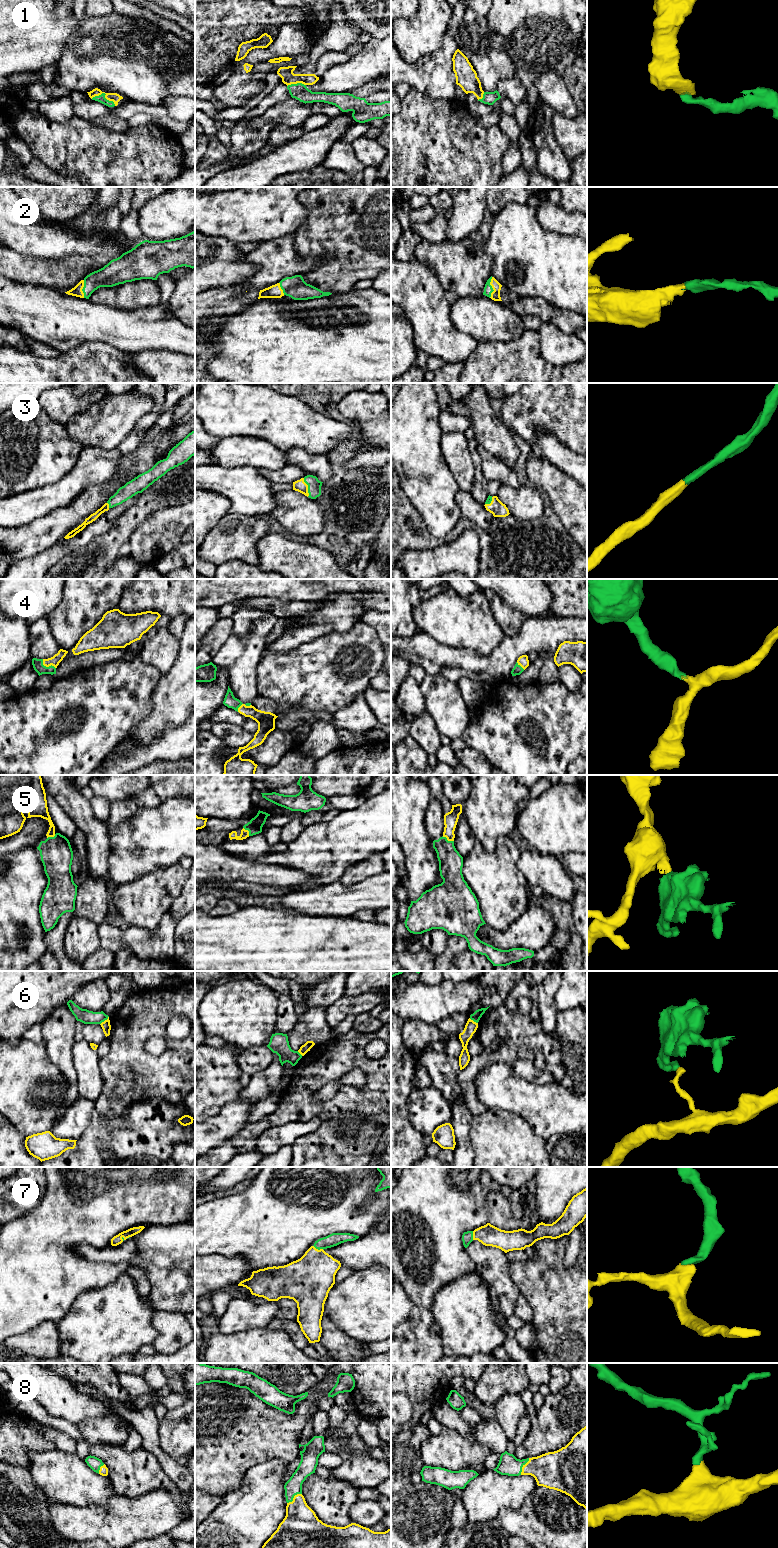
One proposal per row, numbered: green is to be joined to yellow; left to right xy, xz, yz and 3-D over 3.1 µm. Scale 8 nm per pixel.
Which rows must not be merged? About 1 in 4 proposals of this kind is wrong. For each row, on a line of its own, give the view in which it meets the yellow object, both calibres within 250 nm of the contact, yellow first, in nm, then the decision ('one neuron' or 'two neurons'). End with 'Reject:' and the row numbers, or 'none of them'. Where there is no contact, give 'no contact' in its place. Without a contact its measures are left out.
1: meets yellow in xy; 70 nm thick on the yellow side, 70 nm on the other; one neuron
2: meets yellow in yz; 80 nm thick on the yellow side, 70 nm on the other; one neuron
3: meets yellow in xz; 90 nm thick on the yellow side, 110 nm on the other; one neuron
4: meets yellow in xy; 80 nm thick on the yellow side, 90 nm on the other; one neuron
5: meets yellow in yz; 110 nm thick on the yellow side, 190 nm on the other; one neuron
6: meets yellow in xy; 70 nm thick on the yellow side, 120 nm on the other; two neurons
7: meets yellow in xz; 380 nm thick on the yellow side, 110 nm on the other; one neuron
8: meets yellow in xz; 300 nm thick on the yellow side, 140 nm on the other; one neuron
Reject: 6

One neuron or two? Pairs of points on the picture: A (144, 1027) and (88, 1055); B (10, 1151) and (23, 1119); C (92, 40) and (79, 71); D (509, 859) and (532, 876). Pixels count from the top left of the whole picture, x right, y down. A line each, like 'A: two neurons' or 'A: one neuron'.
A: two neurons
B: two neurons
C: one neuron
D: two neurons

